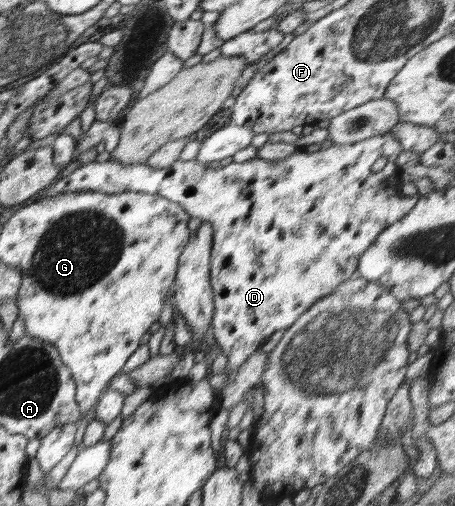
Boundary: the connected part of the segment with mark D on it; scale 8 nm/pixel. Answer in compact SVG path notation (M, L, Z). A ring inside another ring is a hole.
M391 132L384 133L383 135L376 135L375 137L370 137L369 139L364 139L363 141L357 142L357 143L350 143L350 144L332 144L329 148L327 149L321 149L316 152L308 153L304 150L296 151L293 155L290 155L289 157L286 157L285 159L281 160L271 160L267 161L265 159L249 159L247 161L244 161L243 163L235 163L231 162L227 166L219 166L219 169L217 169L217 203L215 203L215 168L209 168L206 166L202 166L199 162L196 160L191 160L191 161L181 161L177 160L175 163L172 163L169 168L152 168L149 164L147 163L136 163L135 165L123 165L120 161L115 161L114 159L109 159L105 162L89 162L87 165L80 166L77 168L75 171L73 171L70 175L67 175L65 178L59 179L59 181L54 182L51 186L49 186L45 191L43 191L40 195L36 196L36 199L43 198L43 197L52 197L52 195L57 195L57 194L75 194L77 192L81 191L99 191L99 192L104 192L107 194L119 194L120 192L125 192L125 191L133 191L133 192L142 192L142 193L149 193L153 195L160 195L161 197L164 197L165 199L169 199L175 203L179 203L183 209L190 214L192 218L198 217L201 219L203 222L209 222L213 226L213 231L214 231L214 236L213 236L213 243L212 243L212 252L211 252L211 261L210 261L210 269L211 269L211 285L213 285L212 289L212 298L213 298L213 305L214 305L214 312L212 315L212 322L210 325L213 327L212 332L213 335L216 339L216 343L218 344L218 347L220 348L221 353L225 354L228 357L227 365L226 365L226 371L225 373L228 375L227 381L229 379L229 375L241 366L242 363L245 363L247 358L250 355L253 355L255 351L260 350L261 342L268 338L272 333L275 333L275 331L279 331L279 329L287 329L288 327L291 327L292 323L295 323L297 319L299 319L300 315L303 315L305 311L307 311L307 308L311 307L314 305L314 303L318 303L318 301L322 298L325 297L326 295L329 295L332 291L335 291L344 281L347 281L348 279L351 279L354 277L356 273L356 269L359 263L359 257L367 251L367 248L377 239L377 236L386 228L389 227L391 224L394 224L395 222L398 222L399 219L401 219L404 215L407 215L412 209L413 206L419 201L419 198L421 195L417 196L411 196L411 198L407 198L407 195L402 195L400 194L399 191L399 177L400 177L400 167L399 163L395 163L395 159L397 159L397 156L399 153L401 153L402 147L400 146L399 140L395 139L395 136ZM379 157L387 157L387 163L385 167L381 171L373 172L371 170L371 167L373 167L373 163L379 159Z

